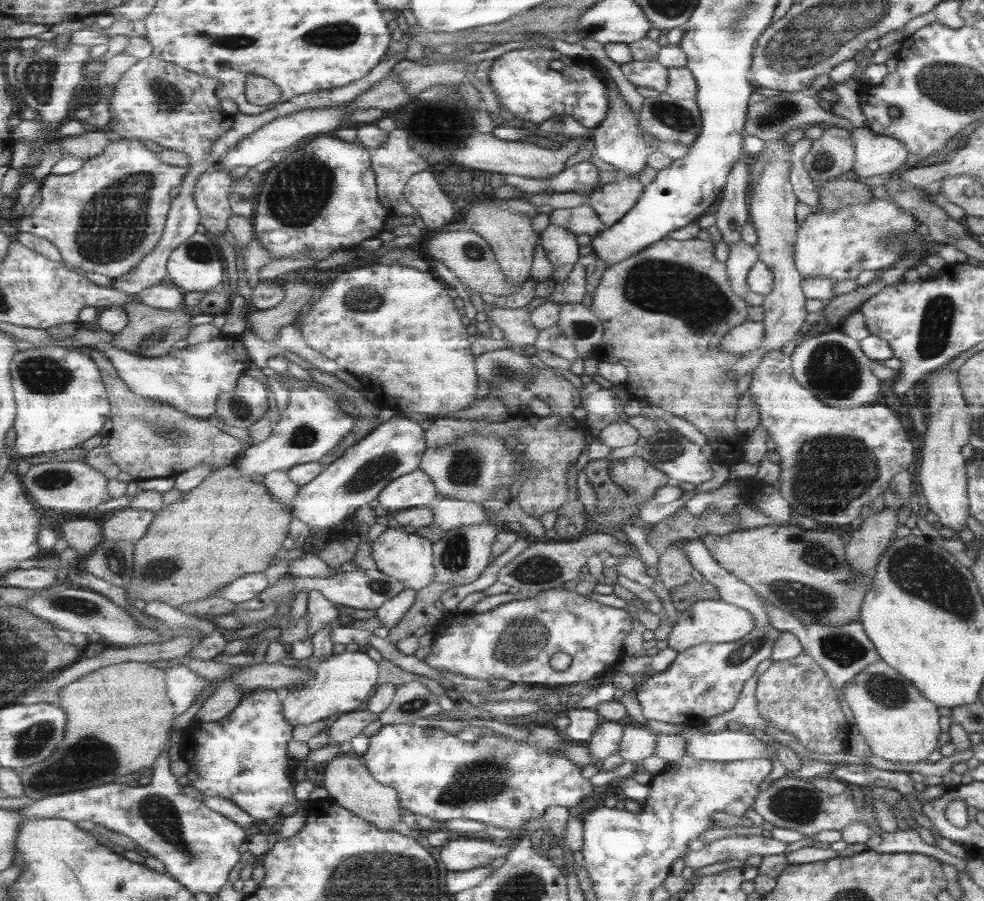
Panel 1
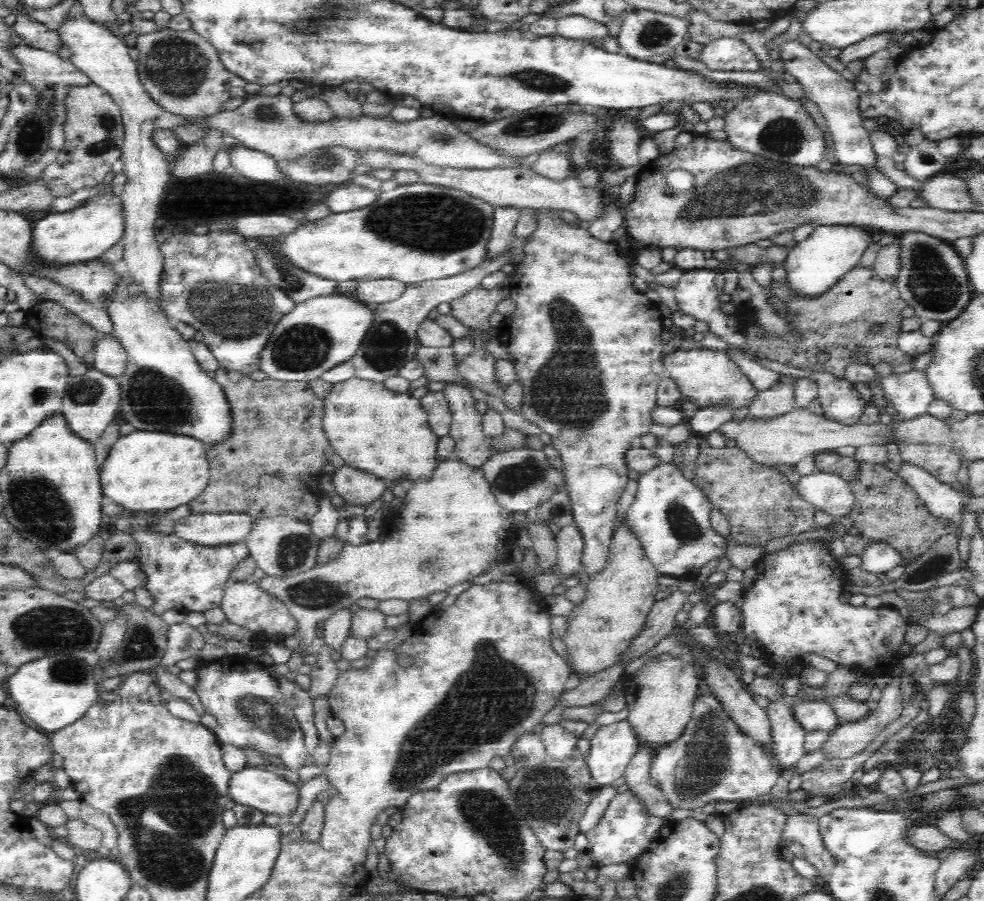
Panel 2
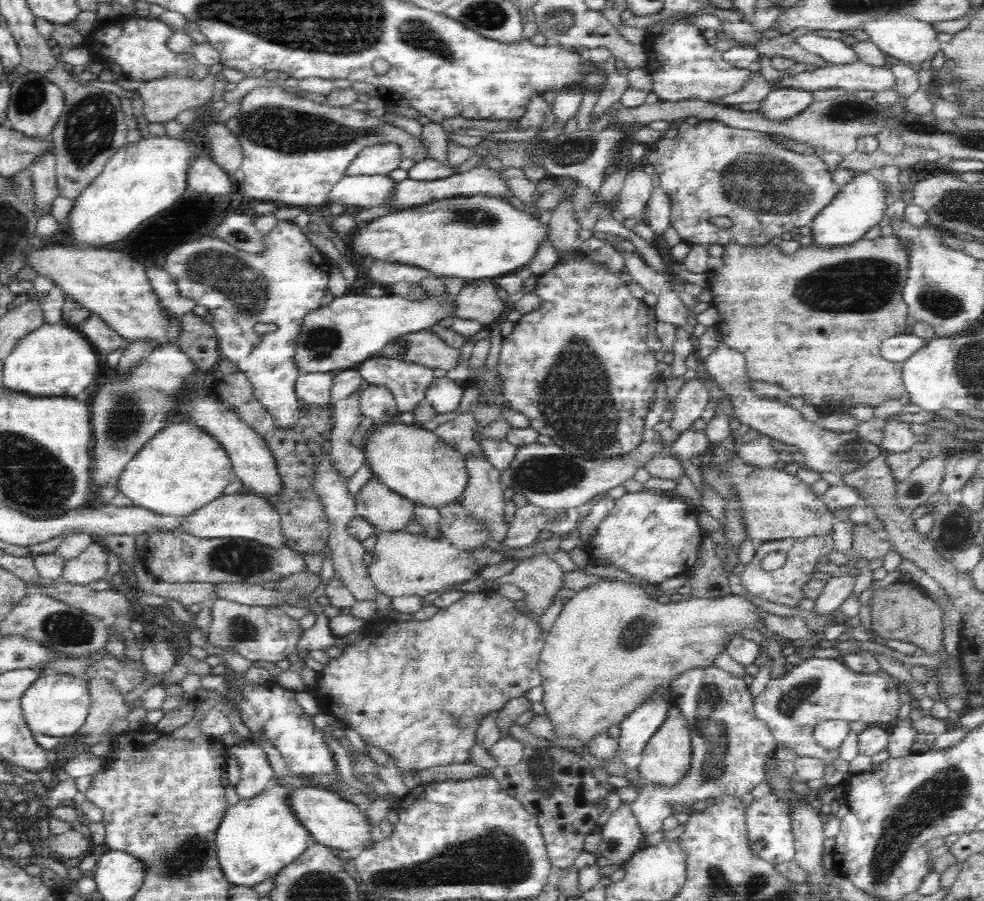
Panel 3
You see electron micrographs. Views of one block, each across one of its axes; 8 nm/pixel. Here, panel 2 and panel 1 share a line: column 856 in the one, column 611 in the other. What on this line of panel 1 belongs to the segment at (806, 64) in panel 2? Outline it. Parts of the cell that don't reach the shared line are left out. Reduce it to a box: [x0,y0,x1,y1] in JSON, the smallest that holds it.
[591,90,648,178]

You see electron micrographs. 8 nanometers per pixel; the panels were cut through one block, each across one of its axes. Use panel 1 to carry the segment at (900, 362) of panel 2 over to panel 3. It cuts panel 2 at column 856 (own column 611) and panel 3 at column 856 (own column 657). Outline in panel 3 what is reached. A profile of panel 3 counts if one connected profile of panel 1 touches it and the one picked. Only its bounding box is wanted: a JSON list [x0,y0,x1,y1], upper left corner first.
[707,235,910,415]

